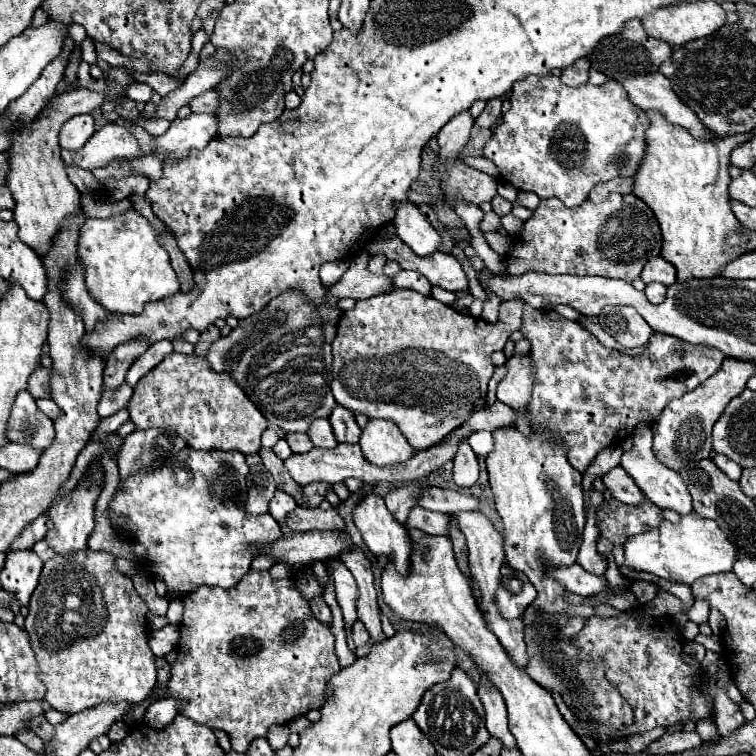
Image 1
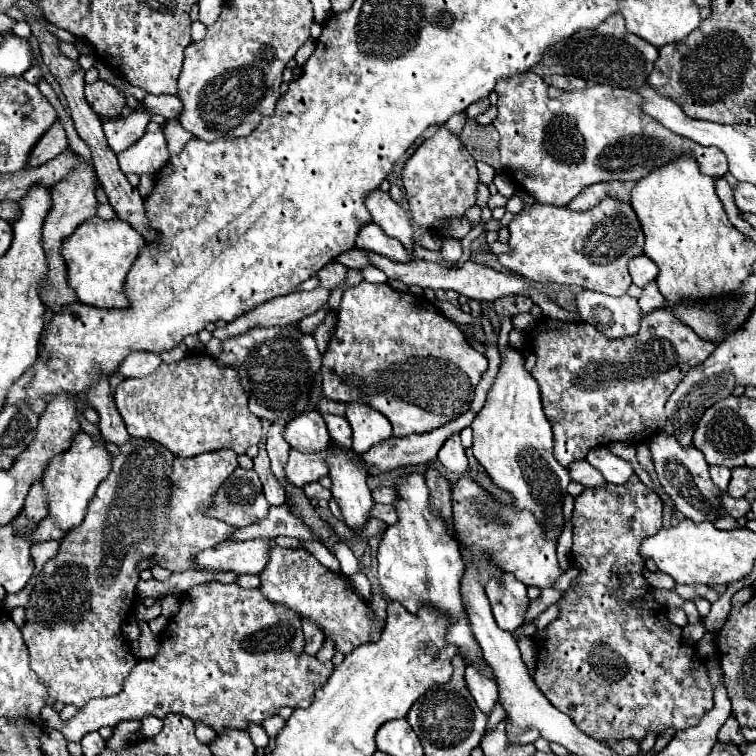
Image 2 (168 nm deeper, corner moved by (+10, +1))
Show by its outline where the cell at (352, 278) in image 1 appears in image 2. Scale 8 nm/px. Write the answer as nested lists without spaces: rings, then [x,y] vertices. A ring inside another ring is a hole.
[[[319,286],[311,292],[293,292],[289,296],[281,296],[269,304],[261,304],[261,308],[253,308],[249,316],[239,316],[225,328],[217,328],[213,336],[227,340],[229,336],[237,336],[255,326],[287,326],[299,322],[301,318],[315,314],[323,304],[327,304],[329,294],[331,290]]]

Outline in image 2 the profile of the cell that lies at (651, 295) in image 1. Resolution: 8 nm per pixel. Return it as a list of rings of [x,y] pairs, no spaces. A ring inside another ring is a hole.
[[[649,282],[649,284],[643,288],[643,294],[641,294],[641,298],[639,298],[639,308],[647,314],[647,312],[659,308],[663,302],[665,302],[665,298],[663,298],[663,294],[659,292],[657,284],[655,284],[655,282]]]

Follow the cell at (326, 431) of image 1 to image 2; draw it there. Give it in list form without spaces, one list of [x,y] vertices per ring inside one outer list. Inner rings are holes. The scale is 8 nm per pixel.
[[[317,410],[295,416],[285,426],[285,440],[299,452],[321,452],[331,444],[323,416]]]

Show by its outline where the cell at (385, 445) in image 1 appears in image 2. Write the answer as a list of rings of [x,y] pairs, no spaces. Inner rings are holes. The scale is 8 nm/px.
[[[347,404],[345,418],[353,428],[353,452],[359,456],[391,436],[389,420],[381,412],[365,408],[365,404]]]

